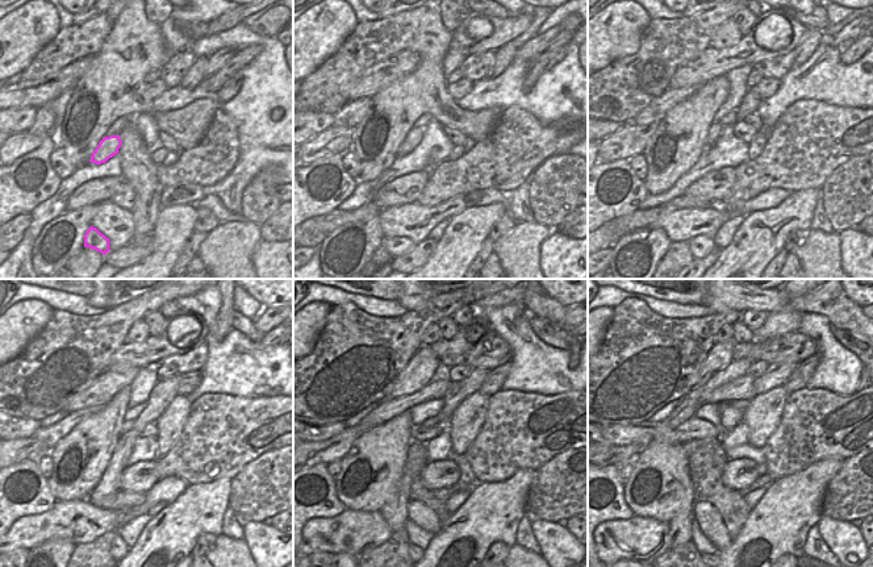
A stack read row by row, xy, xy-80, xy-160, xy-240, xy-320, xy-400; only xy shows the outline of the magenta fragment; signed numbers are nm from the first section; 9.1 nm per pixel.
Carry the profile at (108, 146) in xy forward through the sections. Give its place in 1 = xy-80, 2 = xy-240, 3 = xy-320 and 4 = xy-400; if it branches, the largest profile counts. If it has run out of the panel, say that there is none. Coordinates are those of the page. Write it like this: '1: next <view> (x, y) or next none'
1: next xy-80 (414, 136)
2: next xy-240 (126, 425)
3: next xy-320 (433, 421)
4: next xy-400 (730, 417)

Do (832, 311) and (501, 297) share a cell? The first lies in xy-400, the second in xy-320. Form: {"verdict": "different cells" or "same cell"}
{"verdict": "same cell"}

